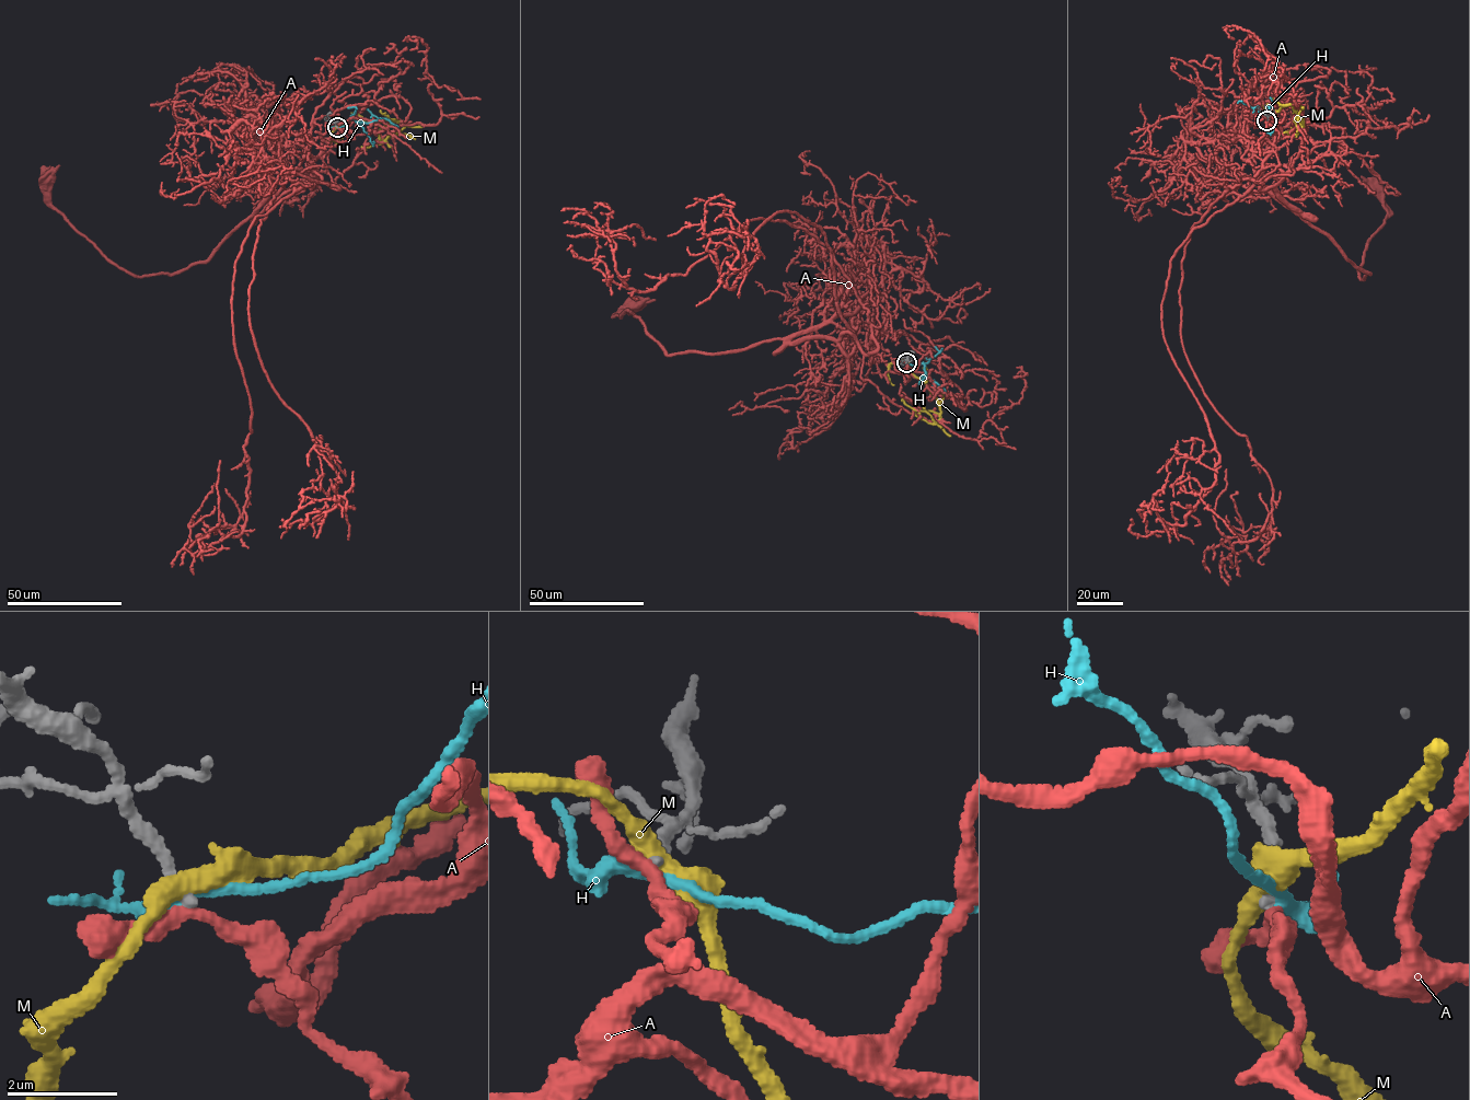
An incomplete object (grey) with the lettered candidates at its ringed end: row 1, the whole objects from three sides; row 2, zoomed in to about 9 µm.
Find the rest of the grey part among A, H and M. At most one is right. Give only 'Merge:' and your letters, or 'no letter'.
Merge: no letter

